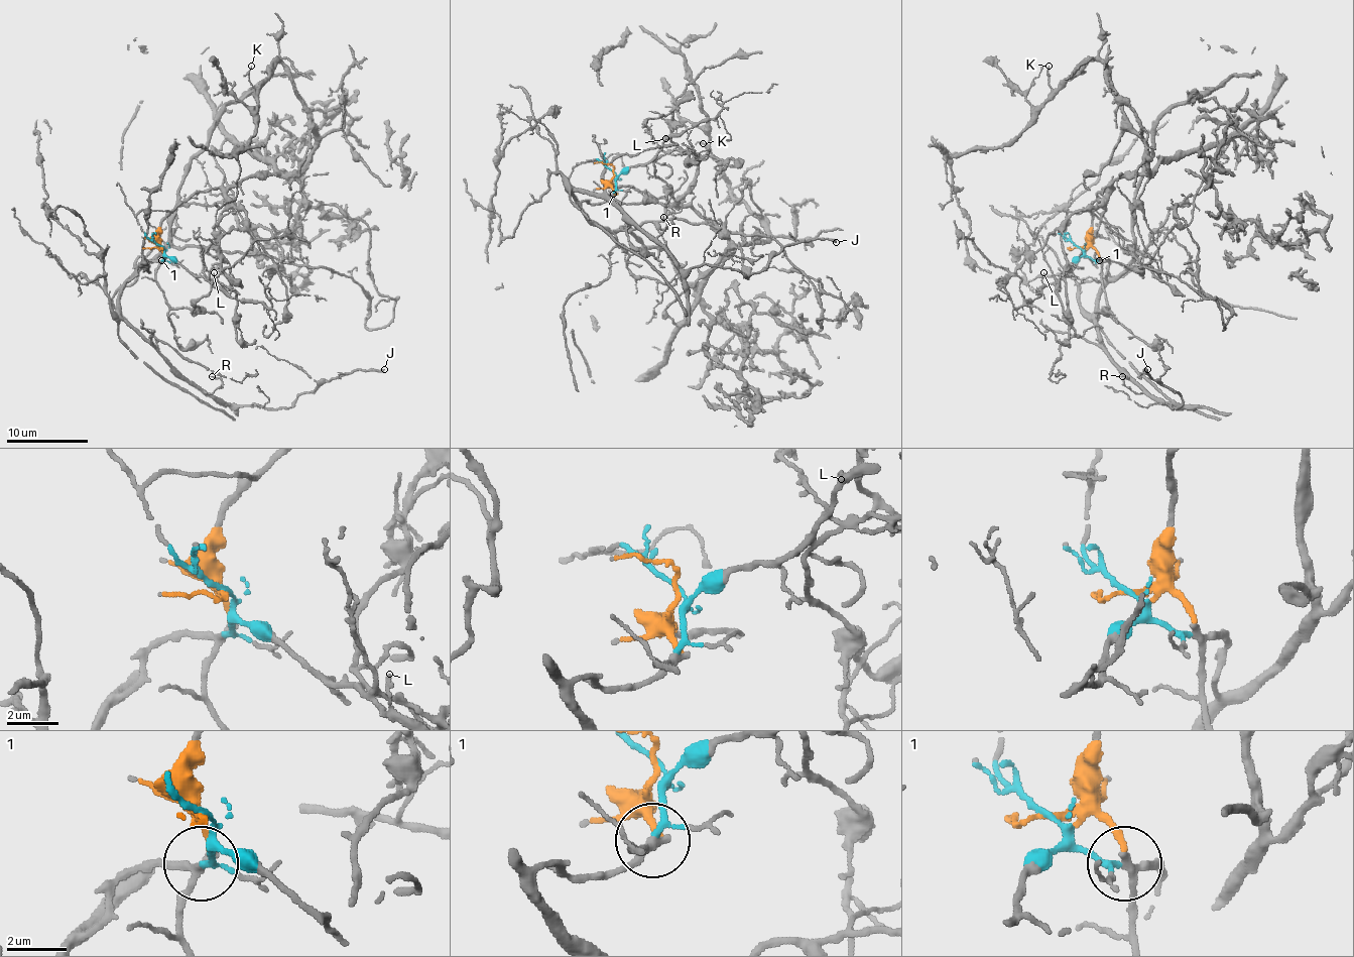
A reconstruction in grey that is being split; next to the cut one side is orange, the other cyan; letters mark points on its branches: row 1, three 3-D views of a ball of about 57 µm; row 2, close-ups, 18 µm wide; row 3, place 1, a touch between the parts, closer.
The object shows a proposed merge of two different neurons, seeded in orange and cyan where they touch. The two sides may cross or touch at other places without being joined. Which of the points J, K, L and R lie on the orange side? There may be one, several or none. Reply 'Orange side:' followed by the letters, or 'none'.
Orange side: K

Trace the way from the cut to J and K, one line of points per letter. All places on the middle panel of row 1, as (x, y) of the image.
J: (613, 173), (615, 192), (595, 204), (571, 194), (605, 194), (684, 268), (745, 276), (785, 246), (836, 242)
K: (613, 173), (613, 186), (688, 204), (733, 242), (763, 242), (767, 228), (731, 194), (702, 143)

